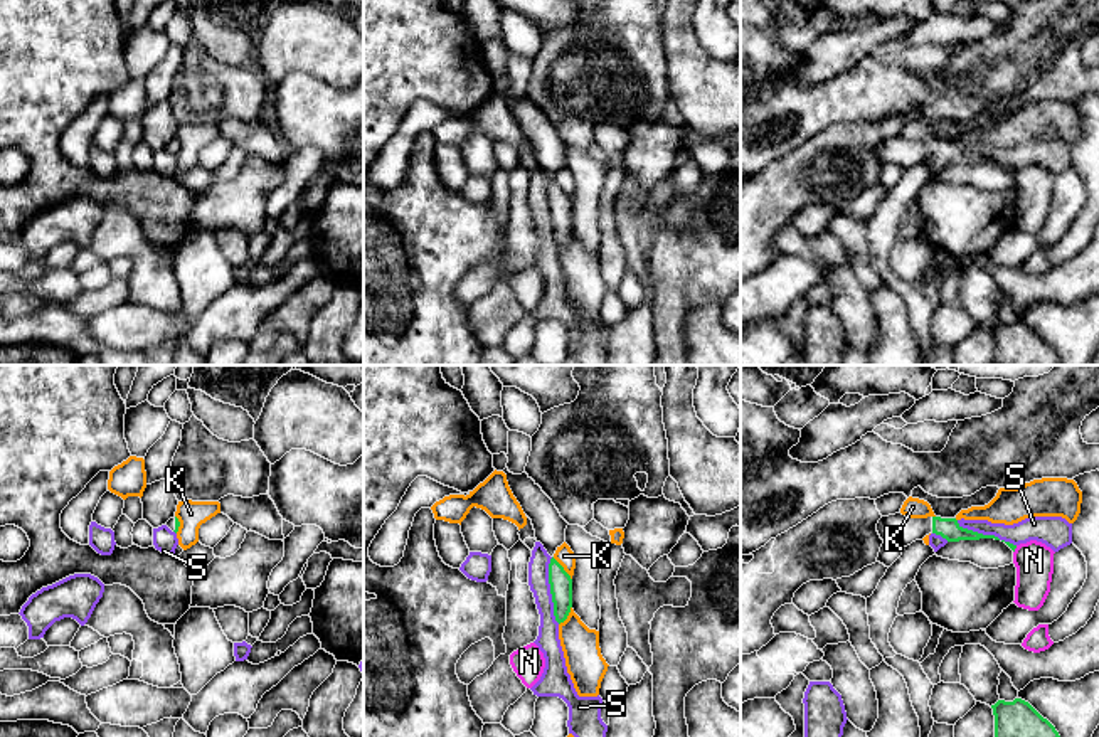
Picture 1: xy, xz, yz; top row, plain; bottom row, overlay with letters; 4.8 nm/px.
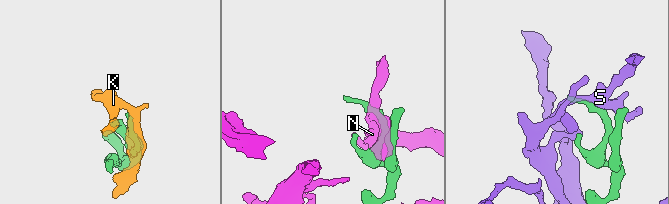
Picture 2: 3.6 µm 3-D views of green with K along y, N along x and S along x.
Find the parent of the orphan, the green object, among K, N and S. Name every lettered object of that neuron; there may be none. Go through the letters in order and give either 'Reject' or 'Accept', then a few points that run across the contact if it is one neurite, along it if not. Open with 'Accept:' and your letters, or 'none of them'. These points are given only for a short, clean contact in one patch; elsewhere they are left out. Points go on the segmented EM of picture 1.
Accept: none of them
K: Reject. Line: xz (552, 557), (571, 579)
N: Reject
S: Reject

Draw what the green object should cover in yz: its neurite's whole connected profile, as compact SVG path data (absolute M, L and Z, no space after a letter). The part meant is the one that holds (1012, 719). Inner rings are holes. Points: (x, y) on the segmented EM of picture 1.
M1022 698L998 700L991 708L995 737L1060 737L1055 727Z

